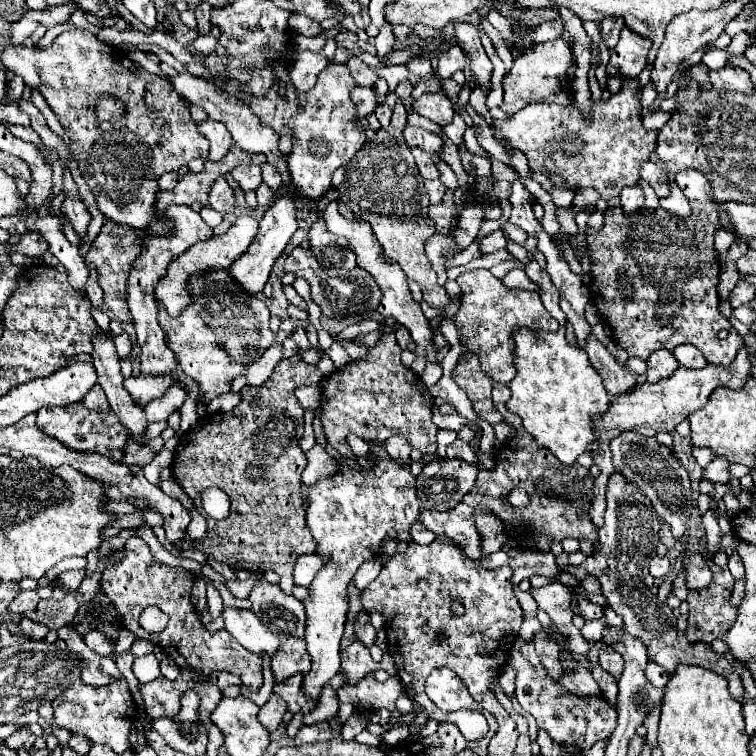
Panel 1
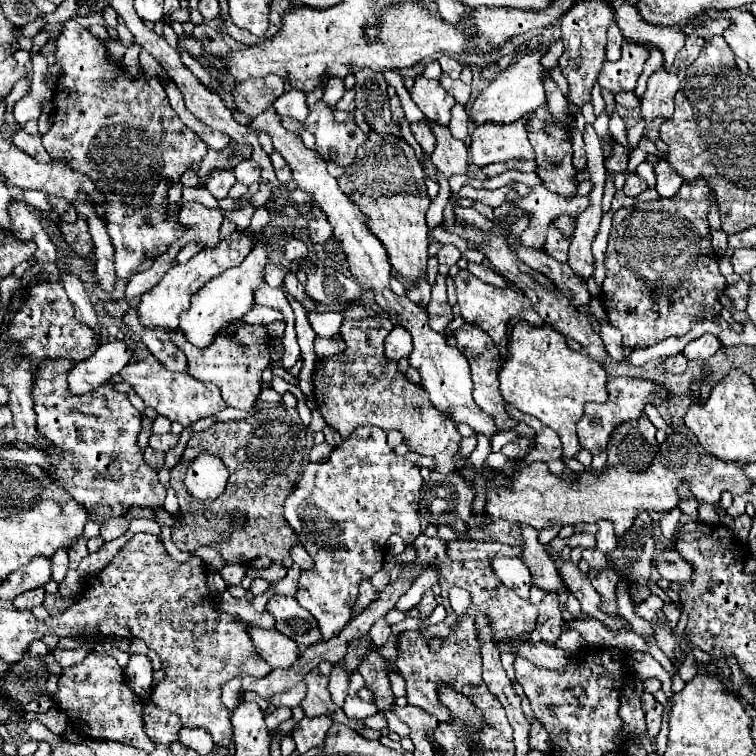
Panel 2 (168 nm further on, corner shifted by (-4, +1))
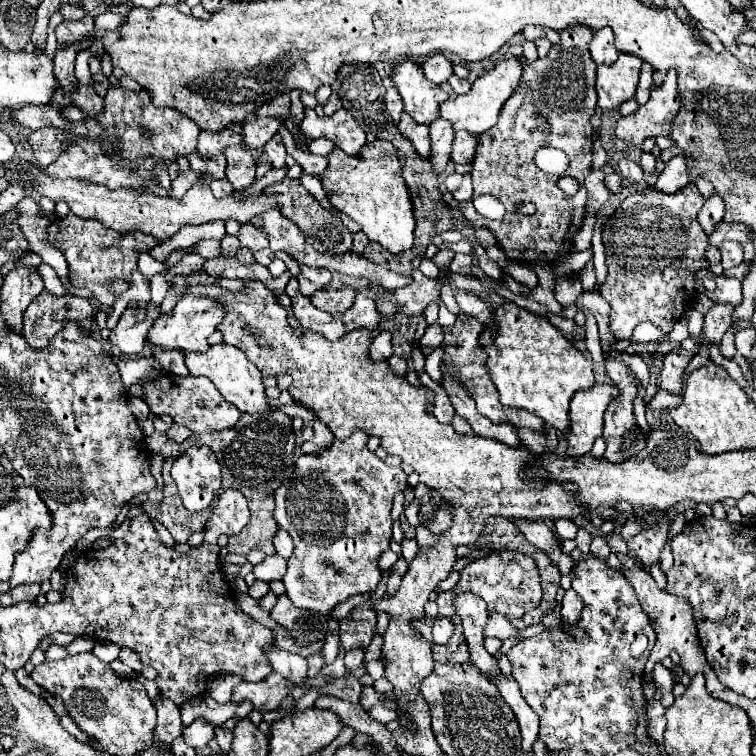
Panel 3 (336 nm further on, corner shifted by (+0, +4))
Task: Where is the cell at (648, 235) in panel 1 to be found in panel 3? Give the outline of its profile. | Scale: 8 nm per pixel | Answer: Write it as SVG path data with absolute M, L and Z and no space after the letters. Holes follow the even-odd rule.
M686 185L680 193L668 195L658 189L636 191L622 201L622 205L606 219L602 239L606 247L606 263L608 277L600 287L600 295L610 303L610 331L616 339L630 339L632 331L638 323L650 321L660 331L670 333L682 313L690 307L686 289L694 285L694 275L700 269L710 269L710 263L704 257L708 247L708 235L696 221L700 207L704 205L704 197L696 189L696 185Z

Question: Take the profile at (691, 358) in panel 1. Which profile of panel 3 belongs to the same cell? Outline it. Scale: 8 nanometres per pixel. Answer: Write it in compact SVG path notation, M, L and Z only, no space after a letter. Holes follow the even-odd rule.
M714 305L708 315L704 317L704 327L702 327L702 335L706 343L720 343L722 335L726 333L726 329L732 325L732 305Z

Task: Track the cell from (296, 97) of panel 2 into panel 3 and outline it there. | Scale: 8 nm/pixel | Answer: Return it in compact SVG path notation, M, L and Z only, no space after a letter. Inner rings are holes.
M254 117L246 123L242 123L244 129L244 139L250 147L262 149L266 141L280 129L282 117Z

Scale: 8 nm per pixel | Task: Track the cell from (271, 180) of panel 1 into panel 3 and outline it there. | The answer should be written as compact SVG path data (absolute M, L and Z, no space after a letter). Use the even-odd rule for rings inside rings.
M278 133L264 145L264 153L272 161L274 169L286 169L286 149L284 149L282 137Z

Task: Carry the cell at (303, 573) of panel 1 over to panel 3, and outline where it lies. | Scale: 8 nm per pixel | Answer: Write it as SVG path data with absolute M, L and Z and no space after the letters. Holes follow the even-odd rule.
M280 529L280 531L276 533L276 537L274 537L274 547L276 547L276 553L282 555L284 559L292 557L294 545L292 545L292 539L288 537L288 533L286 533L284 529Z

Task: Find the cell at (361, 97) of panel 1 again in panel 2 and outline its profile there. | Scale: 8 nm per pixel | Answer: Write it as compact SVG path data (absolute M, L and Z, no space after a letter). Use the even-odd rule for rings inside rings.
M348 90L348 92L336 102L336 108L338 108L338 110L344 110L344 112L354 112L354 110L356 110L354 98L356 98L356 92L354 92L354 90Z

